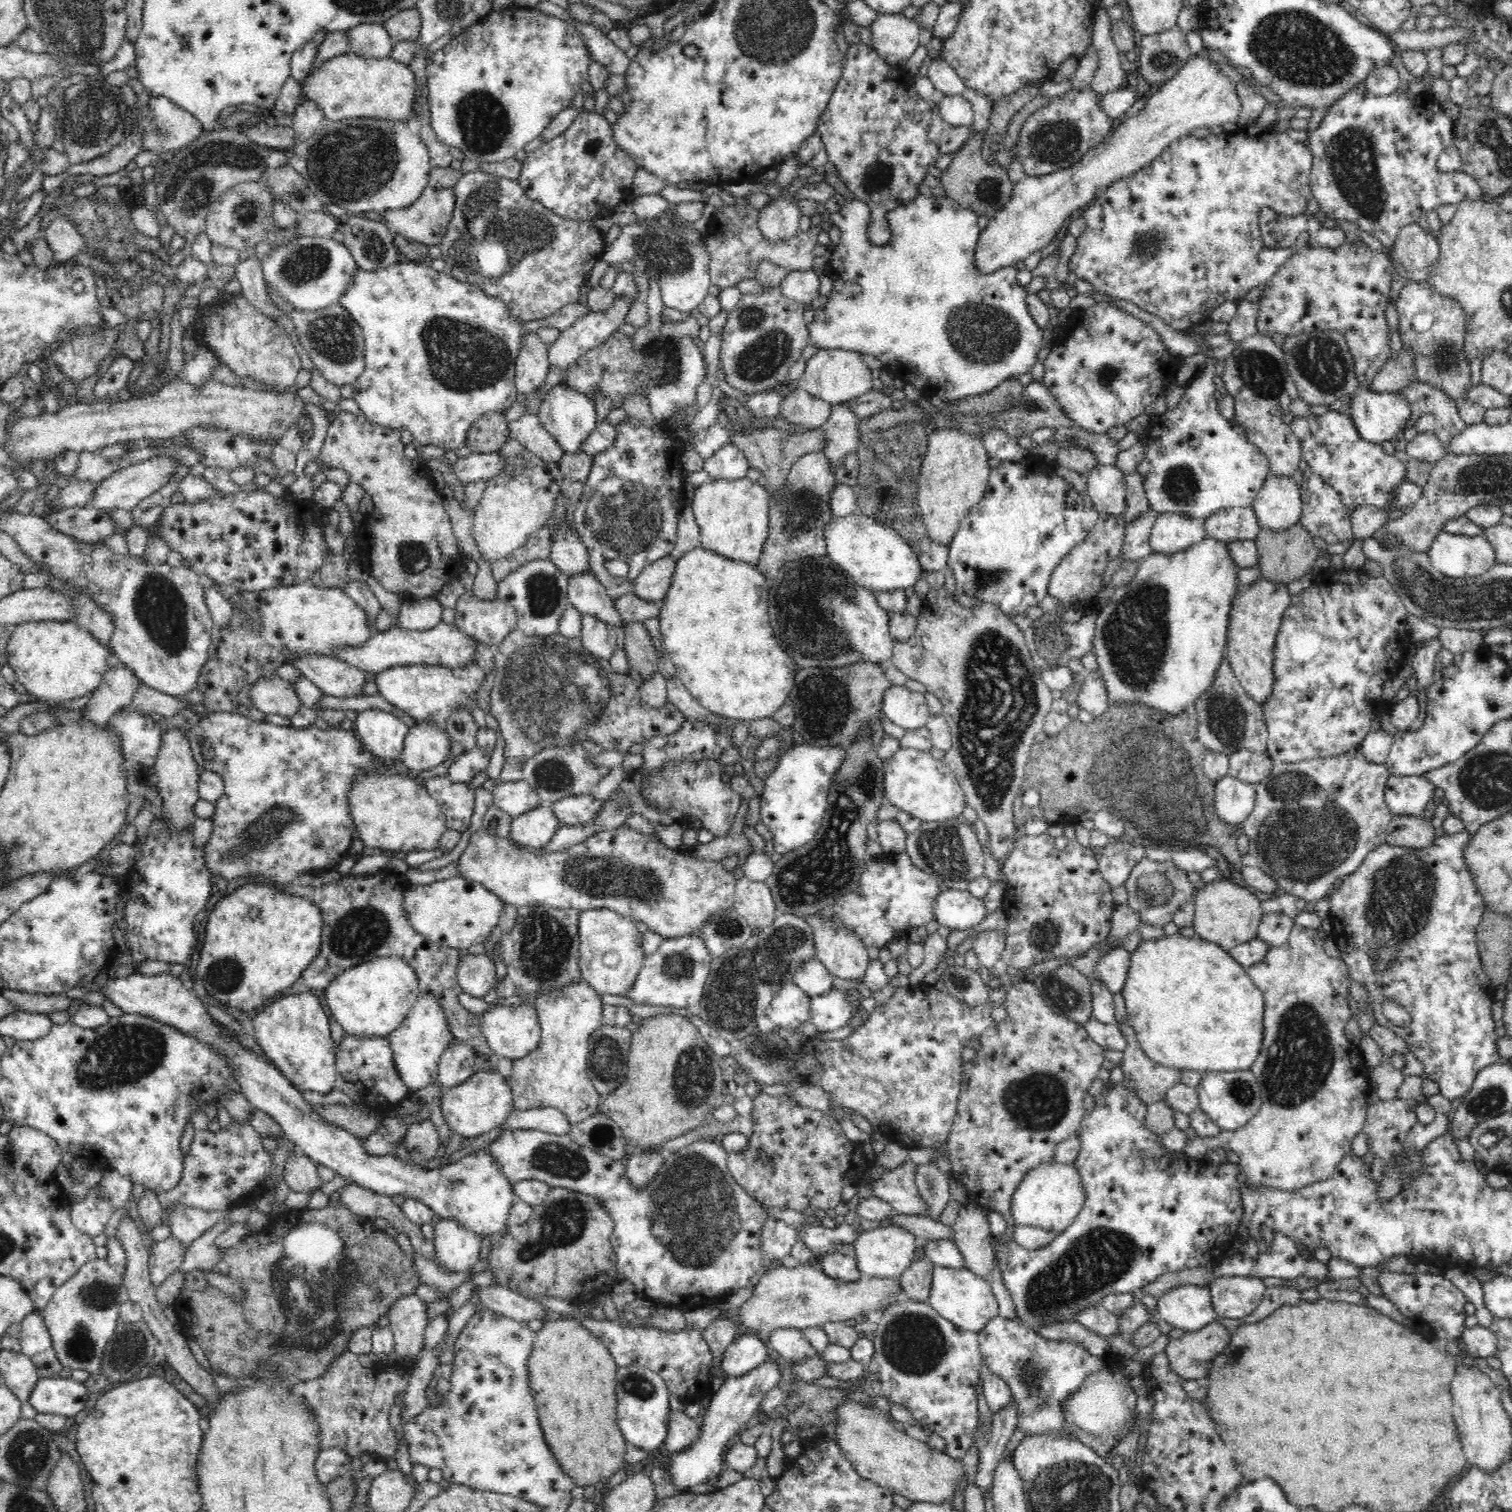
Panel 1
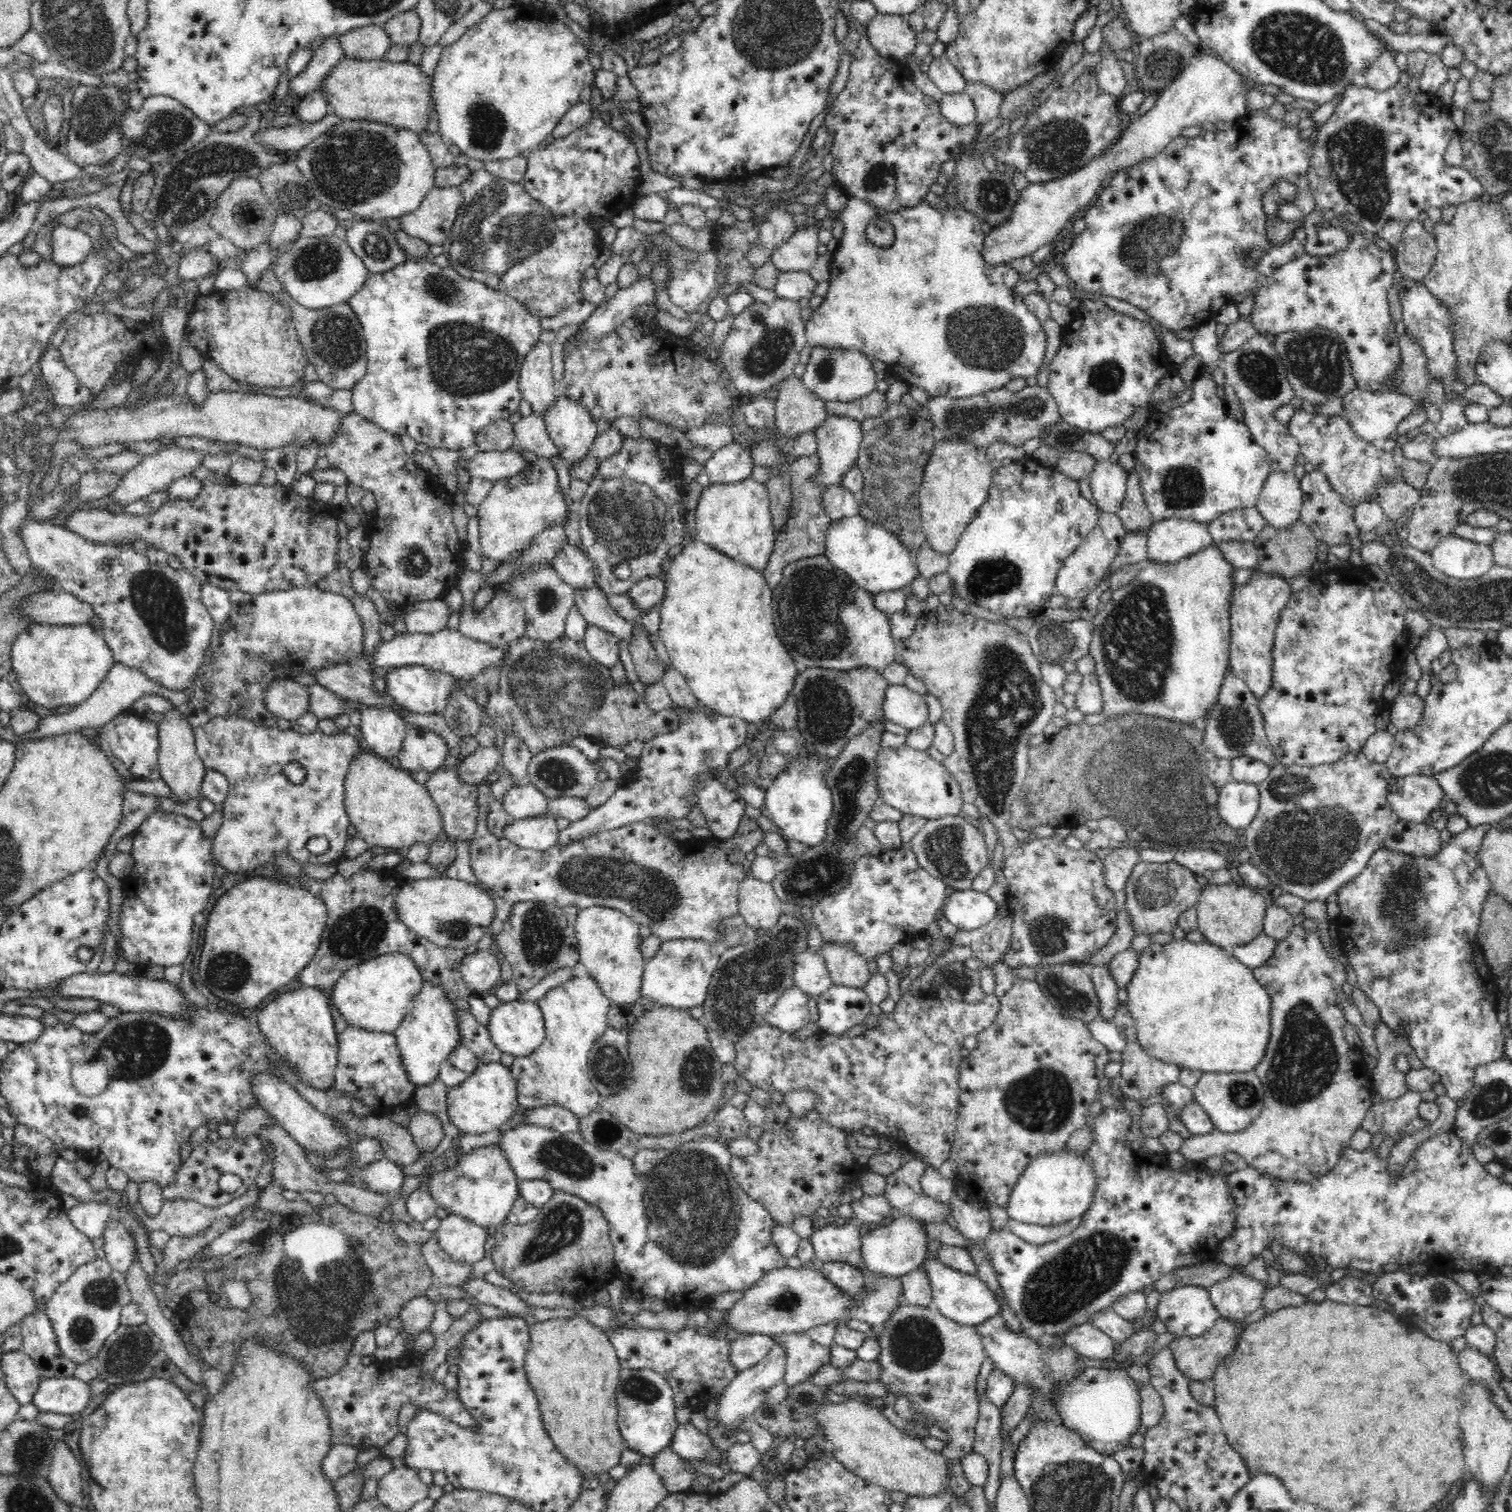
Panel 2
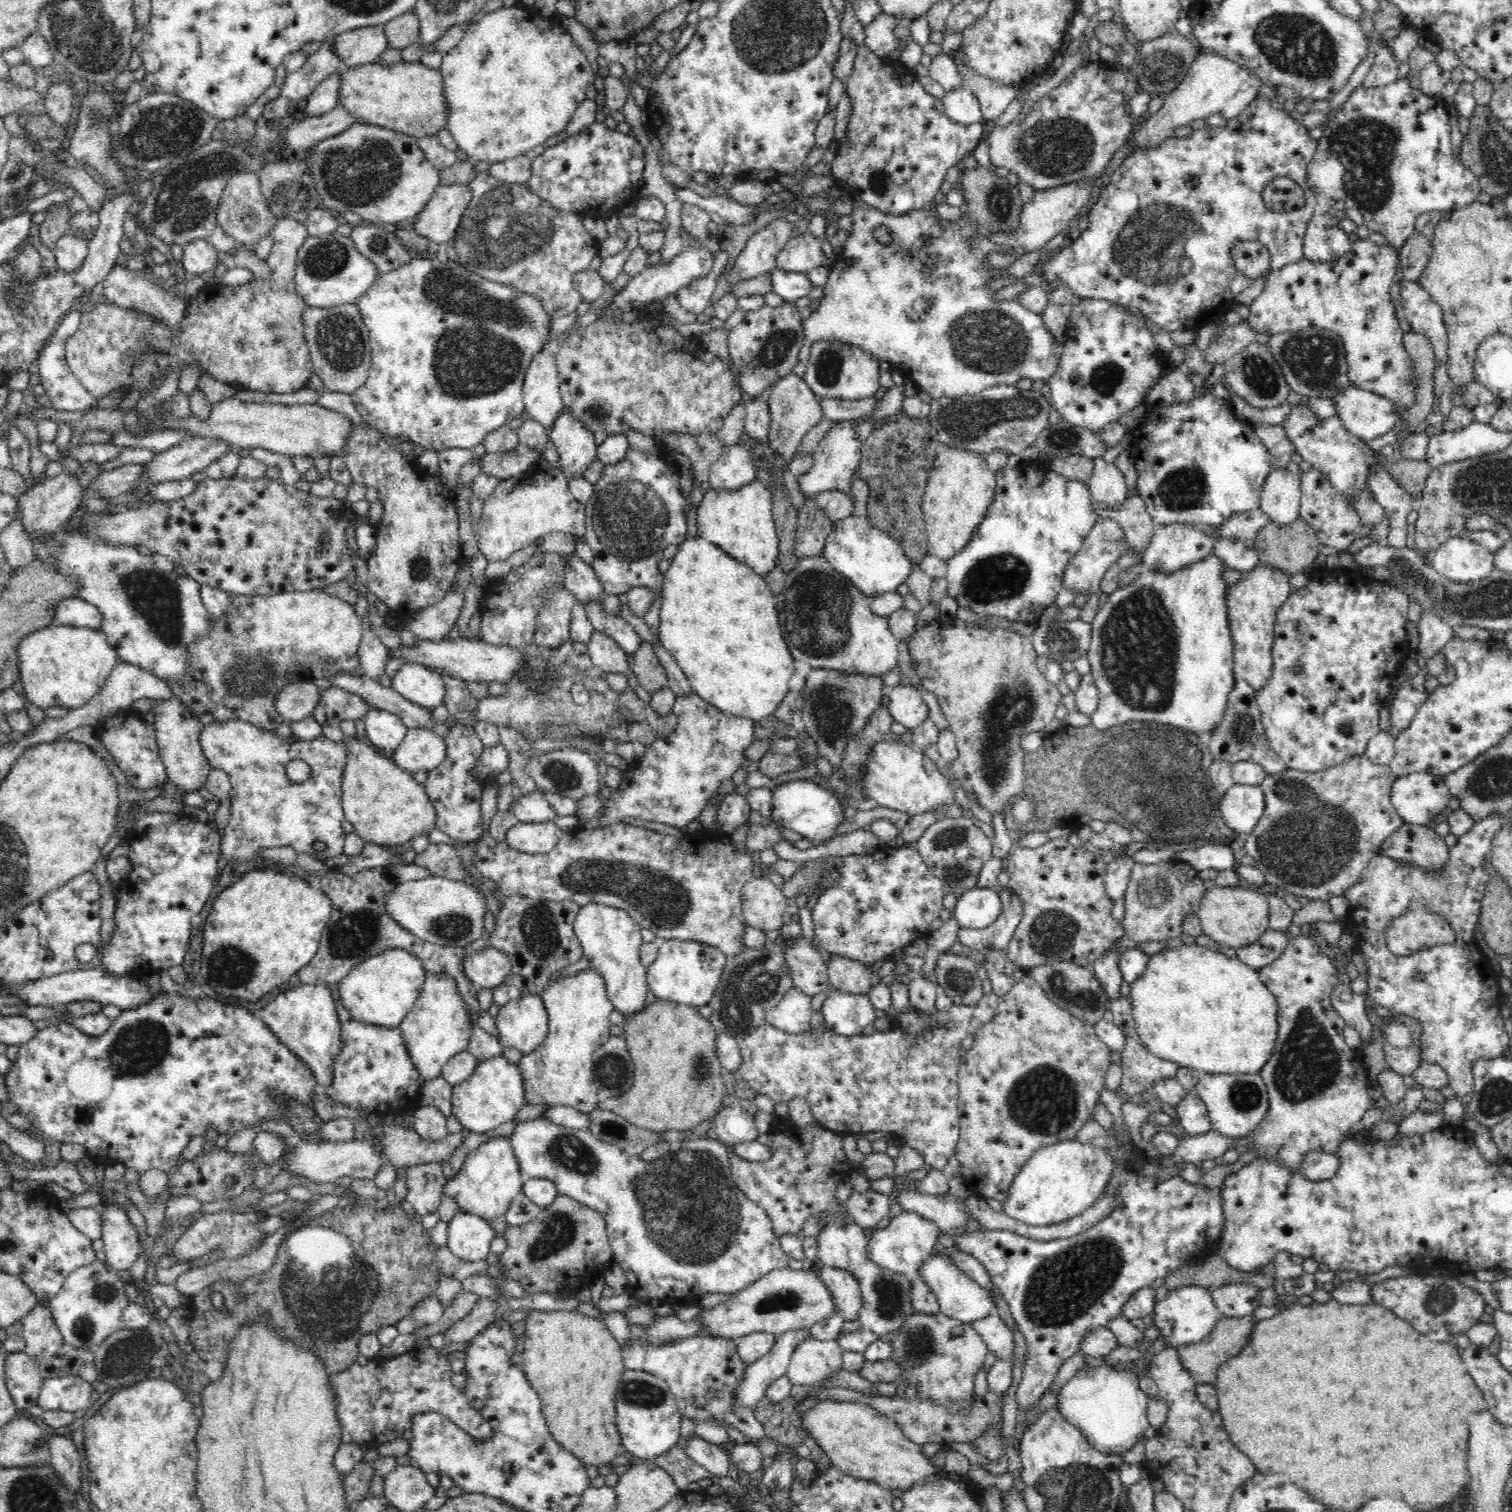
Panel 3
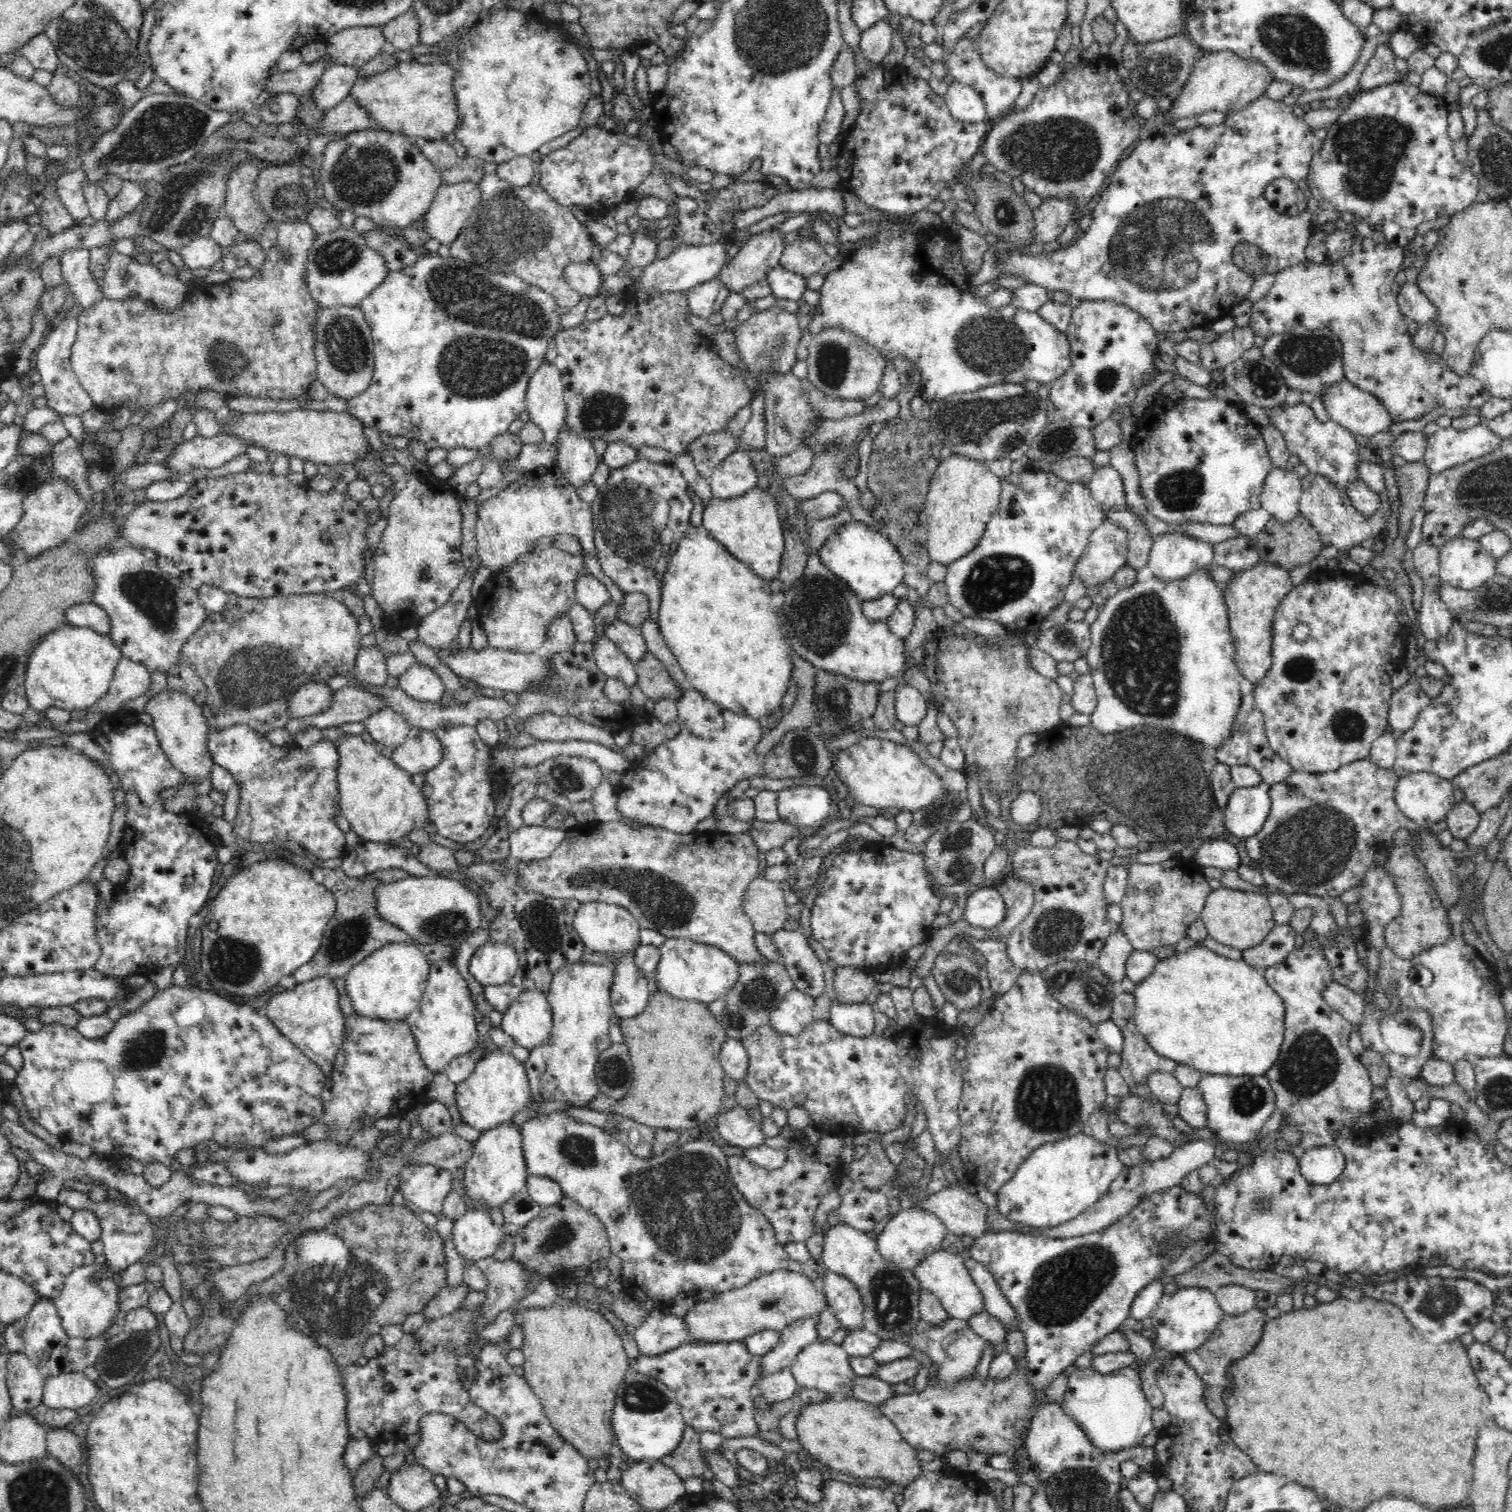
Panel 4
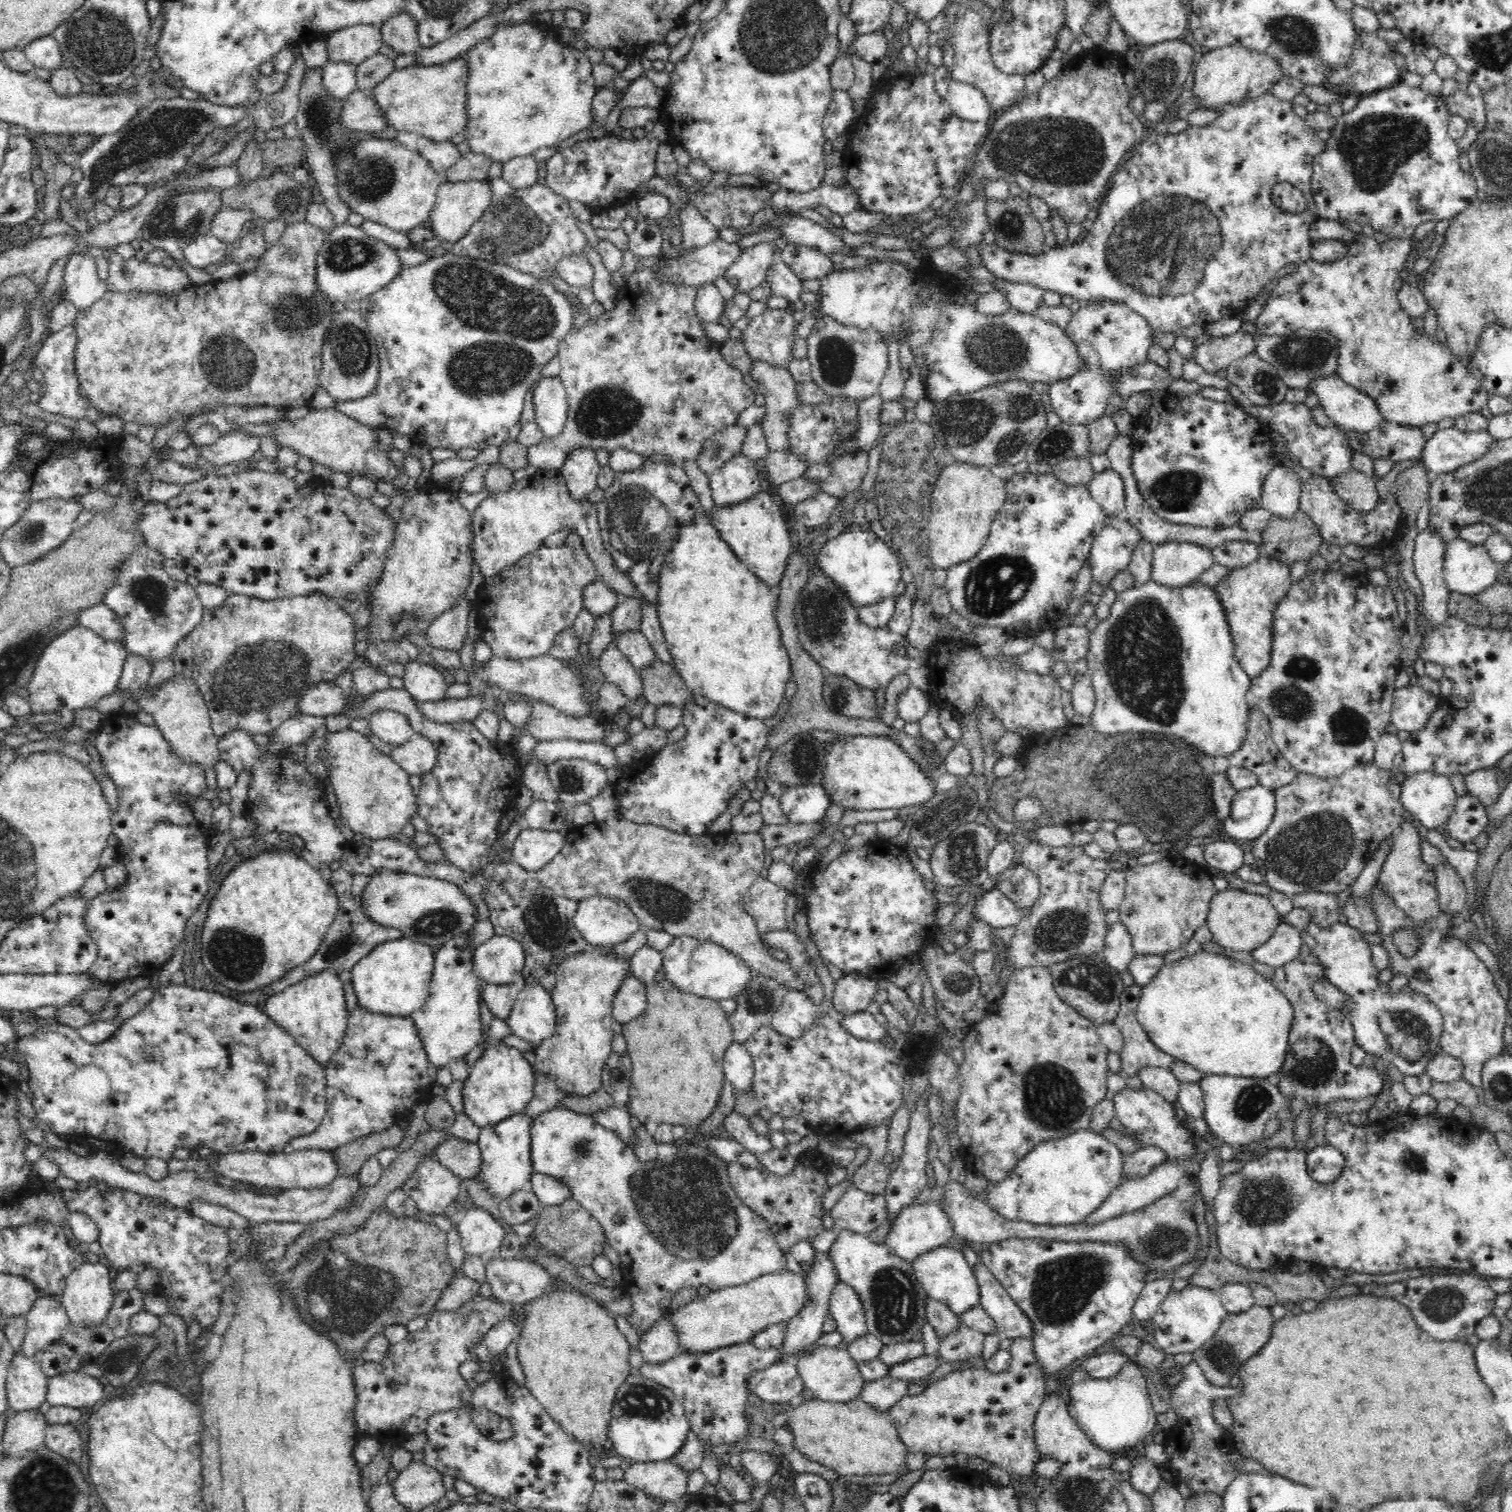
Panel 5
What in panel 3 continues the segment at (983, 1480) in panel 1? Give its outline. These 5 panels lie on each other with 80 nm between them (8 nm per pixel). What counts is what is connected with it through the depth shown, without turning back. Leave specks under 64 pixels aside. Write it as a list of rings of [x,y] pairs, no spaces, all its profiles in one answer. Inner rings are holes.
[[[1113,1122],[1112,1127],[1107,1130],[1107,1134],[1114,1138],[1114,1144],[1104,1146],[1106,1157],[1110,1155],[1114,1163],[1114,1172],[1110,1174],[1100,1196],[1113,1198],[1114,1208],[1110,1214],[1094,1222],[1094,1226],[1090,1226],[1088,1230],[1074,1237],[1044,1242],[1018,1236],[1009,1230],[985,1230],[956,1235],[954,1231],[938,1228],[938,1236],[948,1235],[958,1248],[977,1258],[986,1267],[991,1281],[1003,1294],[1011,1315],[1026,1338],[1029,1355],[1015,1392],[1018,1413],[1026,1412],[1036,1404],[1056,1378],[1062,1362],[1078,1352],[1078,1346],[1087,1331],[1098,1326],[1104,1327],[1110,1318],[1122,1315],[1122,1304],[1134,1292],[1149,1287],[1158,1278],[1164,1278],[1178,1267],[1214,1256],[1222,1236],[1225,1227],[1222,1186],[1209,1189],[1201,1181],[1190,1183],[1179,1175],[1158,1180],[1155,1176],[1143,1174],[1146,1158],[1139,1155],[1129,1134],[1117,1134],[1114,1125]],[[1126,1146],[1129,1146],[1130,1156],[1120,1161],[1114,1155]]]

